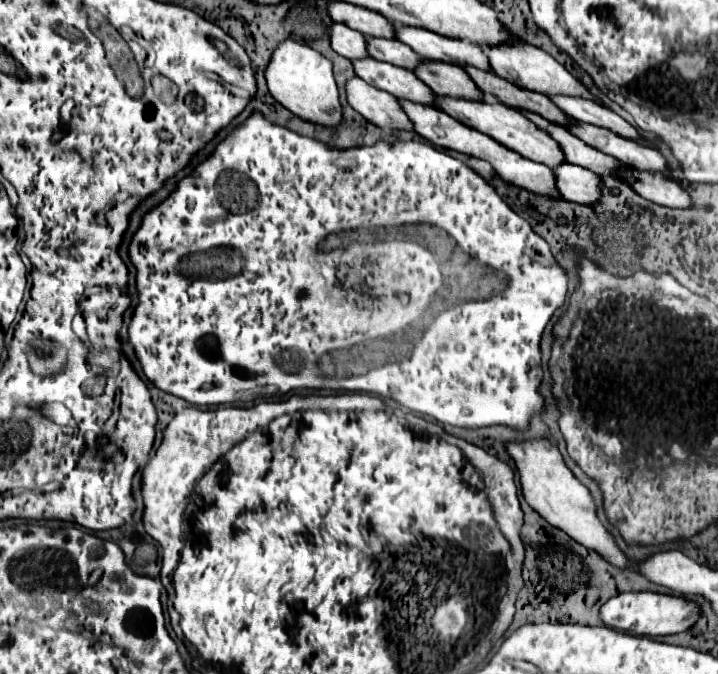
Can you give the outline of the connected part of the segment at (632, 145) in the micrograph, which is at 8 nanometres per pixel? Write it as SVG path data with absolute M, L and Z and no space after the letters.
M574 120L572 126L568 128L574 136L578 136L580 140L584 140L586 144L590 144L592 148L610 154L618 160L622 160L624 164L630 164L638 170L646 170L646 172L654 172L654 174L664 174L664 176L672 176L666 164L666 158L654 150L654 148L644 148L632 140L626 140L614 132L608 132L606 128L598 128L586 122L578 122Z

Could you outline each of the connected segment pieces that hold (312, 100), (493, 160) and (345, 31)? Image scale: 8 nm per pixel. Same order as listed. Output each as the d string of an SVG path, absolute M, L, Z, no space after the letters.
M294 40L282 42L266 68L266 80L270 94L292 114L320 126L338 126L342 120L342 104L338 86L332 74L332 64L312 50L308 44L300 44Z
M400 100L400 104L404 106L406 114L410 116L410 120L414 122L414 128L416 132L426 138L428 142L432 142L434 146L440 146L440 148L446 148L446 150L456 150L456 152L462 152L466 156L474 156L474 158L480 158L480 160L486 160L492 164L492 170L506 182L506 184L512 184L512 186L518 186L518 188L528 188L528 192L532 194L540 194L540 196L548 196L548 198L562 198L558 188L556 188L556 180L554 180L554 172L544 166L544 164L536 164L512 150L508 150L506 146L498 144L496 140L492 140L490 136L474 130L474 128L468 128L464 126L462 122L454 120L452 116L448 116L446 112L442 110L436 110L436 108L430 108L430 106L422 106L422 104L412 104L408 100Z
M334 24L330 28L330 40L332 40L334 52L338 52L340 56L344 56L348 60L368 56L368 50L366 50L366 44L364 44L366 36L344 26L344 24Z

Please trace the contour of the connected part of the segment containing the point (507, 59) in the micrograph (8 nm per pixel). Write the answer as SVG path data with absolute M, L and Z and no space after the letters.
M516 42L516 44L502 44L502 46L492 46L492 48L484 48L484 52L490 58L492 70L502 76L504 80L524 88L524 90L532 90L532 92L540 92L544 96L576 96L576 98L588 98L594 100L596 104L604 102L600 98L596 98L578 78L574 78L562 64L558 64L548 52L526 44L526 42Z

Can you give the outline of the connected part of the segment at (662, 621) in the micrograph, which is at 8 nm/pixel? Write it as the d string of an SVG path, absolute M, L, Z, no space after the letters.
M626 592L610 598L600 608L600 618L606 626L630 632L636 636L664 636L664 634L680 634L690 630L700 618L700 606L694 600L658 592Z

